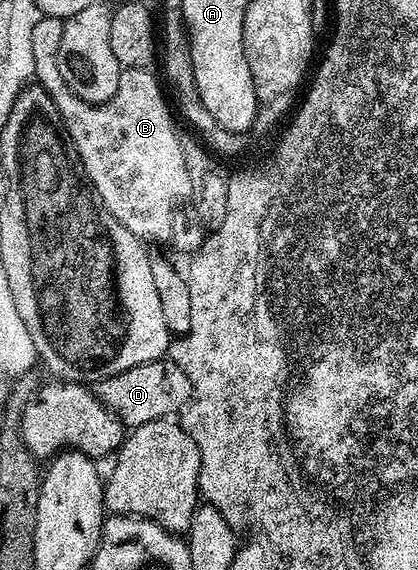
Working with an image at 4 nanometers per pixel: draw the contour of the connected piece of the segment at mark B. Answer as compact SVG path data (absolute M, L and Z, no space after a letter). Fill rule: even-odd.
M41 16L33 28L33 64L34 77L38 85L44 86L59 113L59 120L70 145L73 147L79 165L82 166L87 181L94 188L95 194L133 236L142 238L144 243L166 243L170 239L170 228L175 212L190 199L191 181L189 168L185 164L185 152L181 152L180 131L175 130L171 119L171 110L167 107L167 98L159 87L159 82L150 73L150 69L120 69L117 92L108 102L92 104L81 100L61 80L61 72L55 67L55 57L59 51L59 32L63 29L64 19Z

